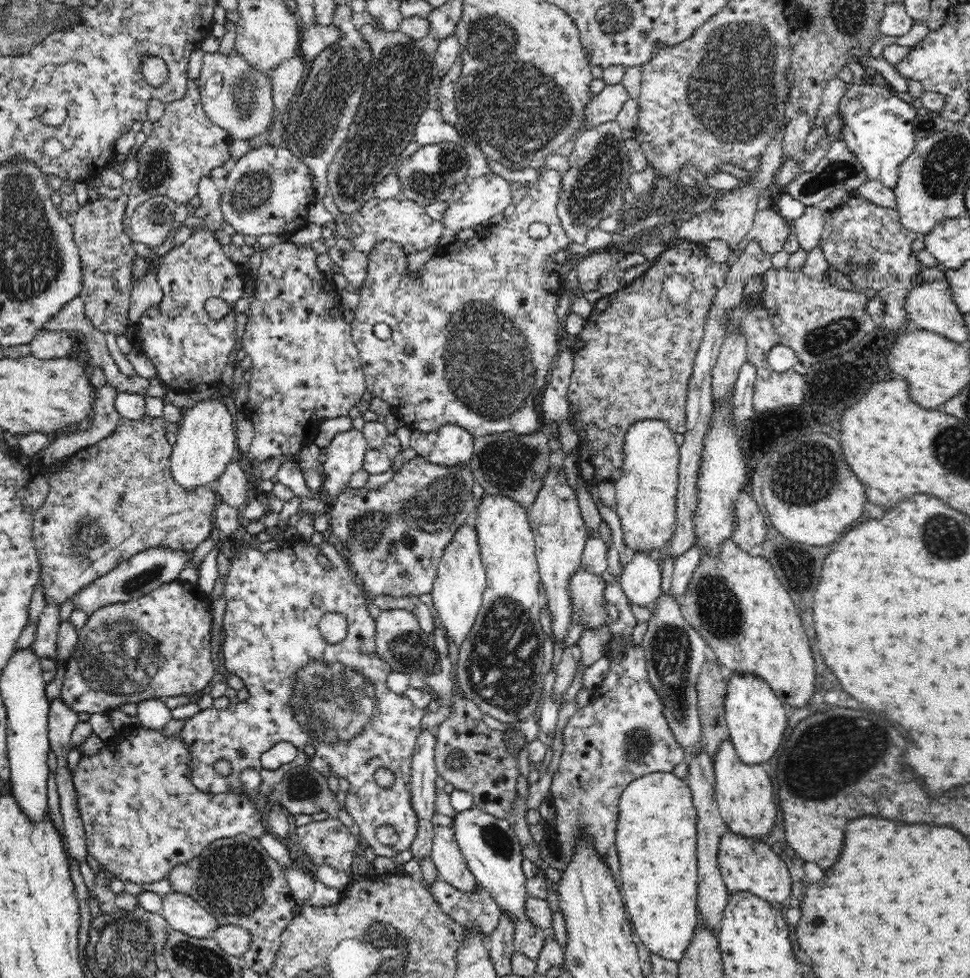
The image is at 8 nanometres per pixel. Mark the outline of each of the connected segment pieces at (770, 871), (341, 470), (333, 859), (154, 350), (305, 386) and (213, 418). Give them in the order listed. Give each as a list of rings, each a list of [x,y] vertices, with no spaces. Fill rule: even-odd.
[[[730,831],[720,838],[718,854],[716,856],[718,868],[730,895],[733,892],[747,891],[764,901],[780,906],[787,904],[792,890],[790,872],[786,863],[772,851],[770,845],[758,838],[746,838]]]
[[[361,428],[338,432],[326,447],[326,462],[322,464],[322,488],[328,496],[338,496],[350,482],[350,476],[360,472],[368,450]]]
[[[329,817],[297,827],[295,837],[313,868],[326,865],[347,872],[351,878],[356,876],[352,862],[357,855],[358,838],[338,818]]]
[[[200,229],[192,233],[182,244],[172,247],[161,259],[157,260],[156,280],[163,292],[160,304],[142,314],[136,325],[136,347],[156,367],[156,379],[166,388],[180,393],[190,393],[198,384],[220,385],[222,371],[228,364],[230,352],[238,345],[236,339],[235,303],[243,298],[244,284],[247,281],[245,270],[232,262],[222,251],[210,231]],[[209,298],[222,298],[232,310],[221,320],[212,320],[205,313],[205,302]]]
[[[284,241],[261,251],[260,267],[254,271],[258,276],[258,294],[252,308],[246,312],[248,323],[242,338],[242,351],[246,350],[252,359],[248,393],[251,408],[246,418],[255,431],[248,448],[250,461],[263,463],[276,456],[296,454],[306,440],[306,424],[290,422],[308,422],[308,428],[318,431],[324,420],[348,416],[350,408],[362,400],[367,389],[350,323],[346,323],[341,314],[338,292],[324,290],[327,281],[316,265],[317,256],[310,246],[300,247]]]
[[[219,396],[193,402],[181,420],[170,457],[171,474],[180,486],[187,490],[194,490],[196,486],[213,488],[226,466],[238,458],[235,420]]]

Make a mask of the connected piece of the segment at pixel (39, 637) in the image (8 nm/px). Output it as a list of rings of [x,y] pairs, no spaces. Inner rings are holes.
[[[46,605],[33,627],[36,638],[30,645],[32,653],[40,658],[56,658],[56,638],[61,622],[59,606]]]

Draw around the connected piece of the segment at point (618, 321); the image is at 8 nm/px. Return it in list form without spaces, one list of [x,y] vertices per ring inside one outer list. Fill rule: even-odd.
[[[674,244],[651,264],[639,278],[616,293],[603,296],[594,305],[584,328],[576,335],[573,349],[573,373],[568,388],[572,411],[578,413],[586,432],[583,445],[577,446],[579,474],[591,484],[604,480],[616,481],[622,474],[623,442],[628,428],[642,420],[660,420],[669,425],[677,436],[686,432],[685,406],[688,383],[695,368],[695,357],[703,344],[708,314],[711,313],[714,294],[723,288],[729,266],[718,264],[706,256],[702,244]],[[672,274],[684,276],[692,284],[693,292],[686,303],[674,304],[663,290],[664,279]]]

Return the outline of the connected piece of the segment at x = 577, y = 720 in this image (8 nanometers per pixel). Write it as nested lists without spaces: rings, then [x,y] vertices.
[[[641,645],[630,646],[616,658],[610,658],[610,672],[600,684],[600,688],[595,688],[596,692],[591,694],[590,704],[578,709],[563,728],[564,748],[558,770],[554,772],[550,797],[556,820],[546,831],[554,840],[559,856],[572,854],[573,843],[578,835],[584,833],[594,839],[599,857],[606,858],[606,852],[615,845],[618,806],[622,792],[637,778],[656,772],[672,773],[678,764],[688,759],[688,754],[679,742],[676,742],[675,734],[663,715],[662,698],[649,682],[645,652],[642,652],[642,649]]]

